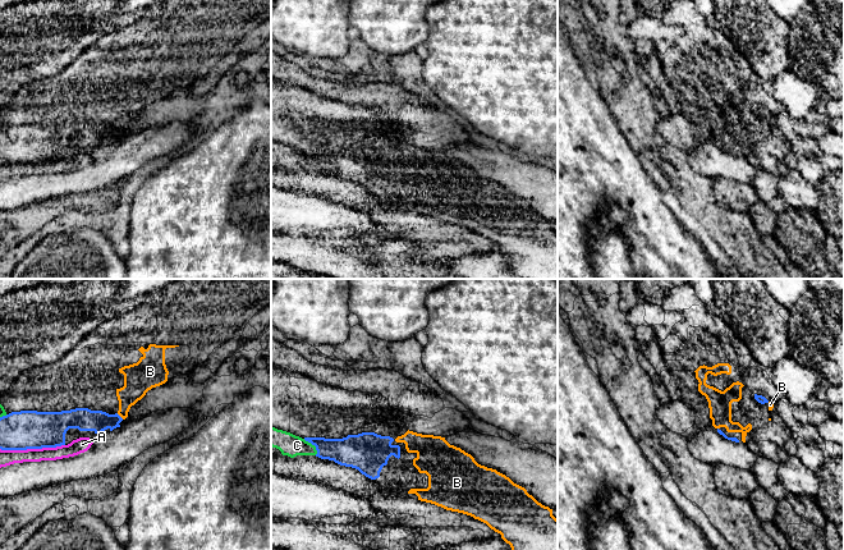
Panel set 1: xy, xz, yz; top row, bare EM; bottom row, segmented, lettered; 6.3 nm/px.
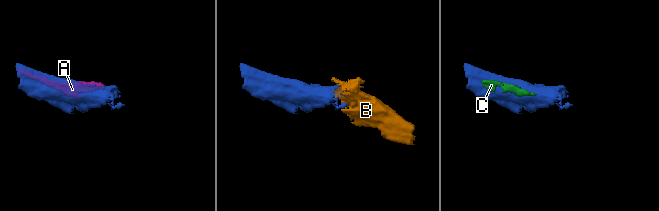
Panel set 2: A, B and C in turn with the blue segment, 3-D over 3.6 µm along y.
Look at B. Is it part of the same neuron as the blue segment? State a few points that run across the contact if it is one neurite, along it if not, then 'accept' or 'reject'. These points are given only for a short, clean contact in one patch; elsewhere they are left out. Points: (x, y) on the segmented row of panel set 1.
accept

